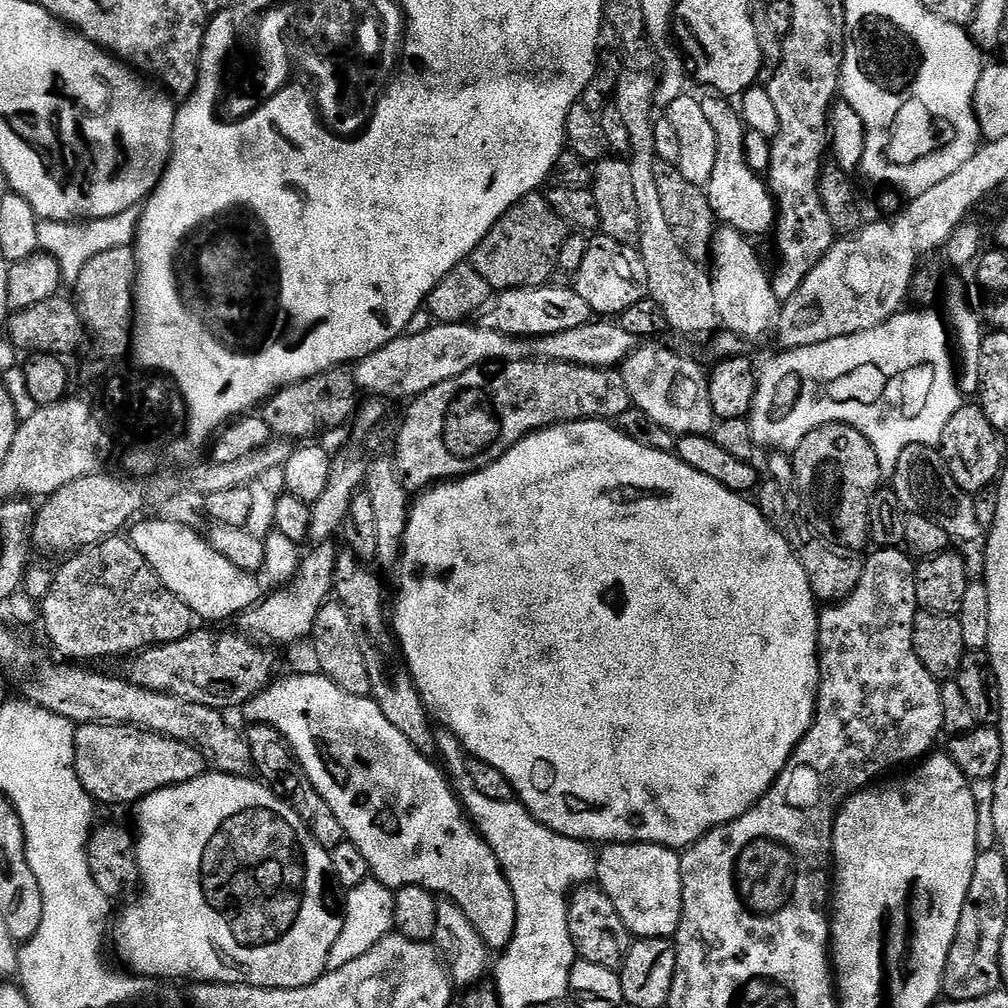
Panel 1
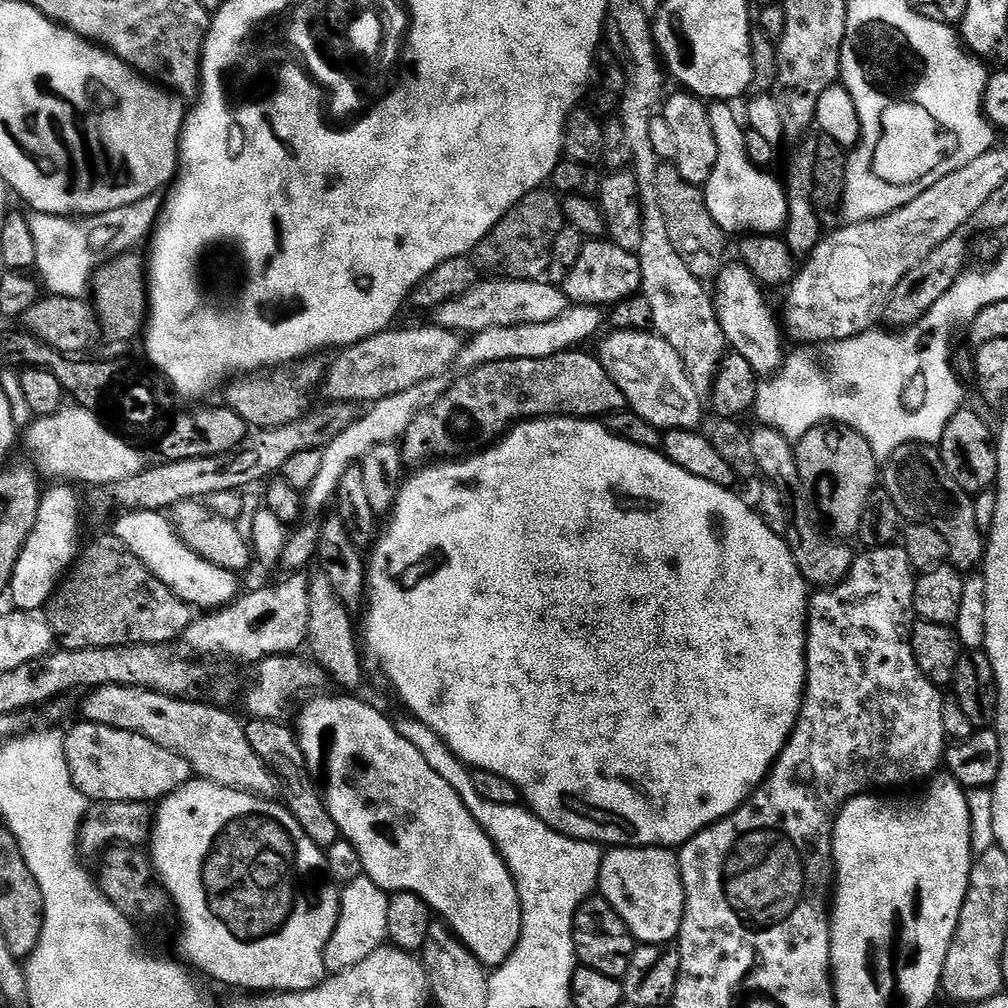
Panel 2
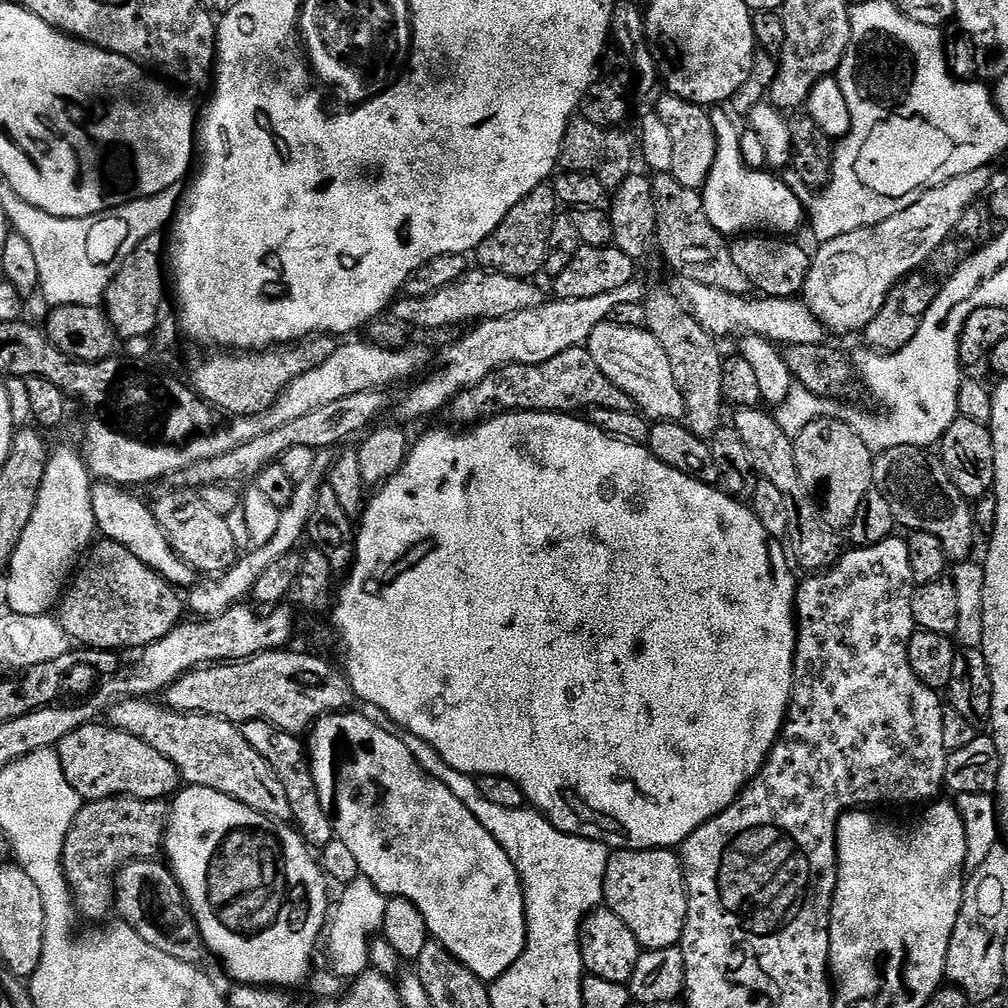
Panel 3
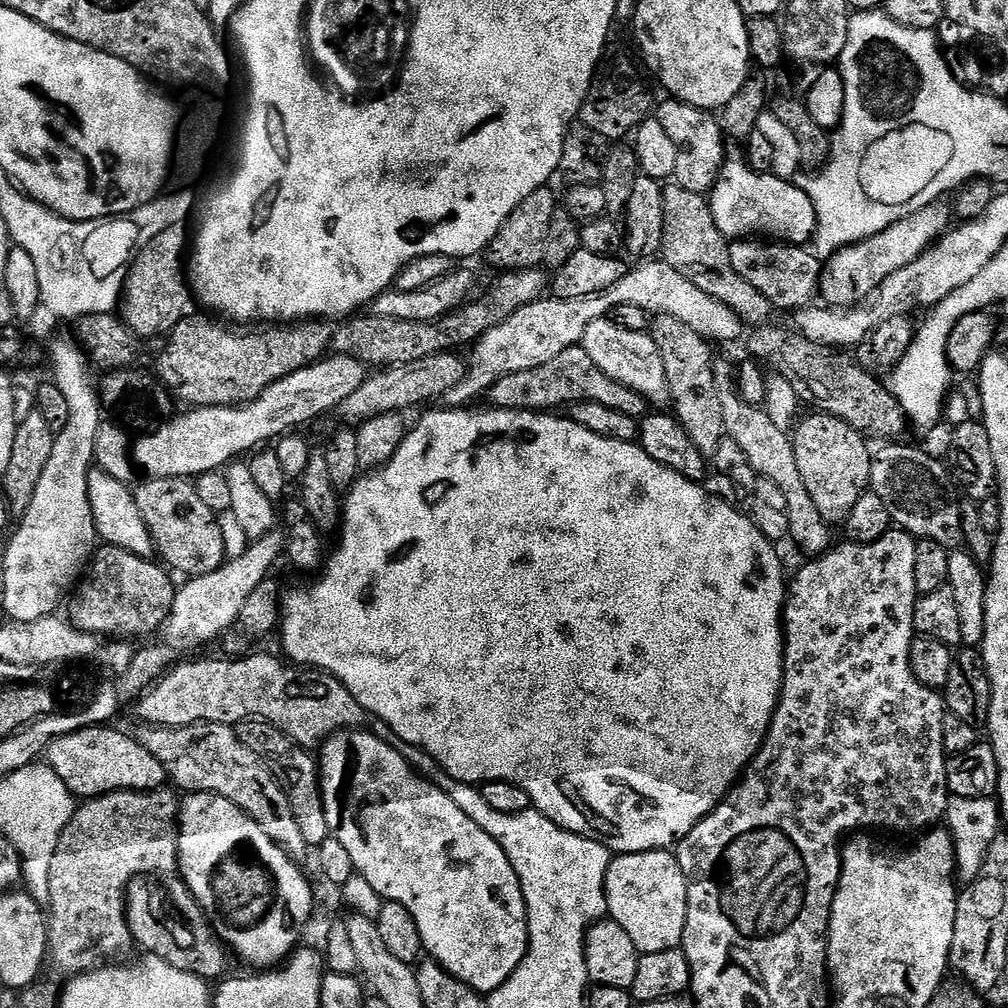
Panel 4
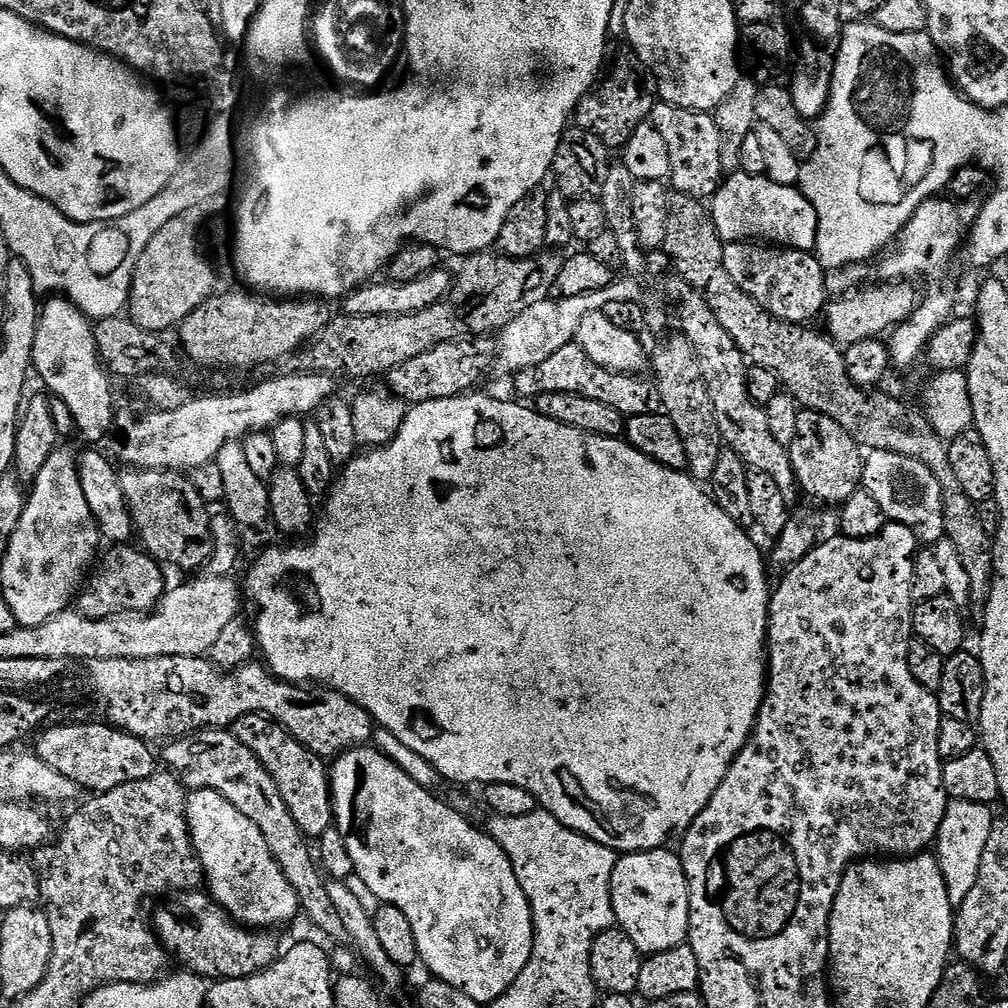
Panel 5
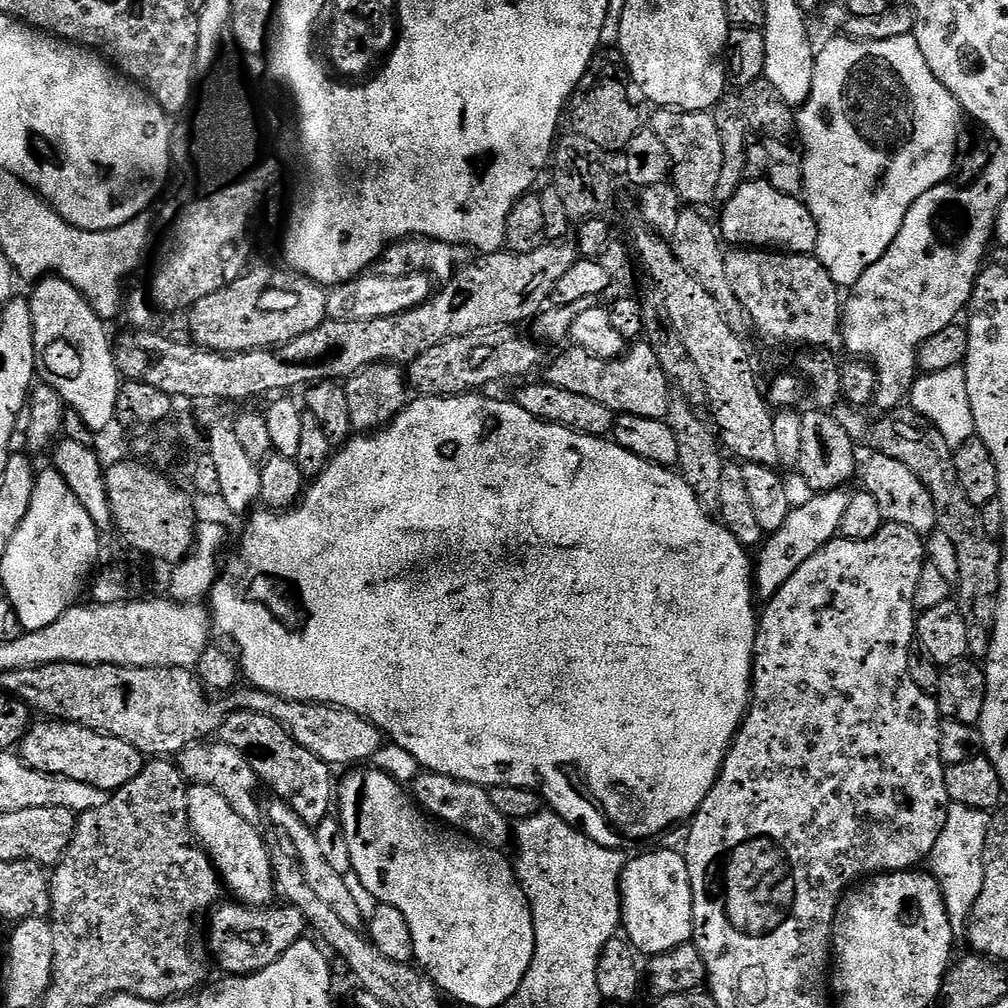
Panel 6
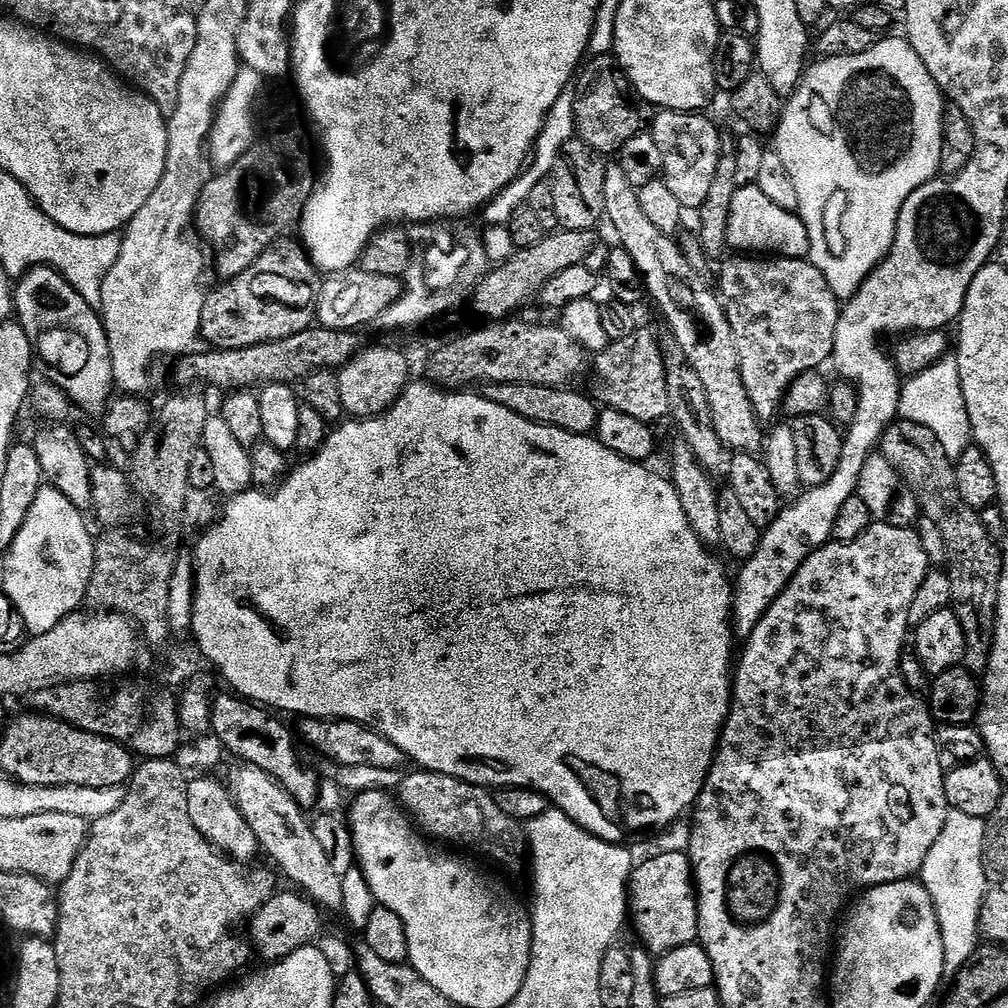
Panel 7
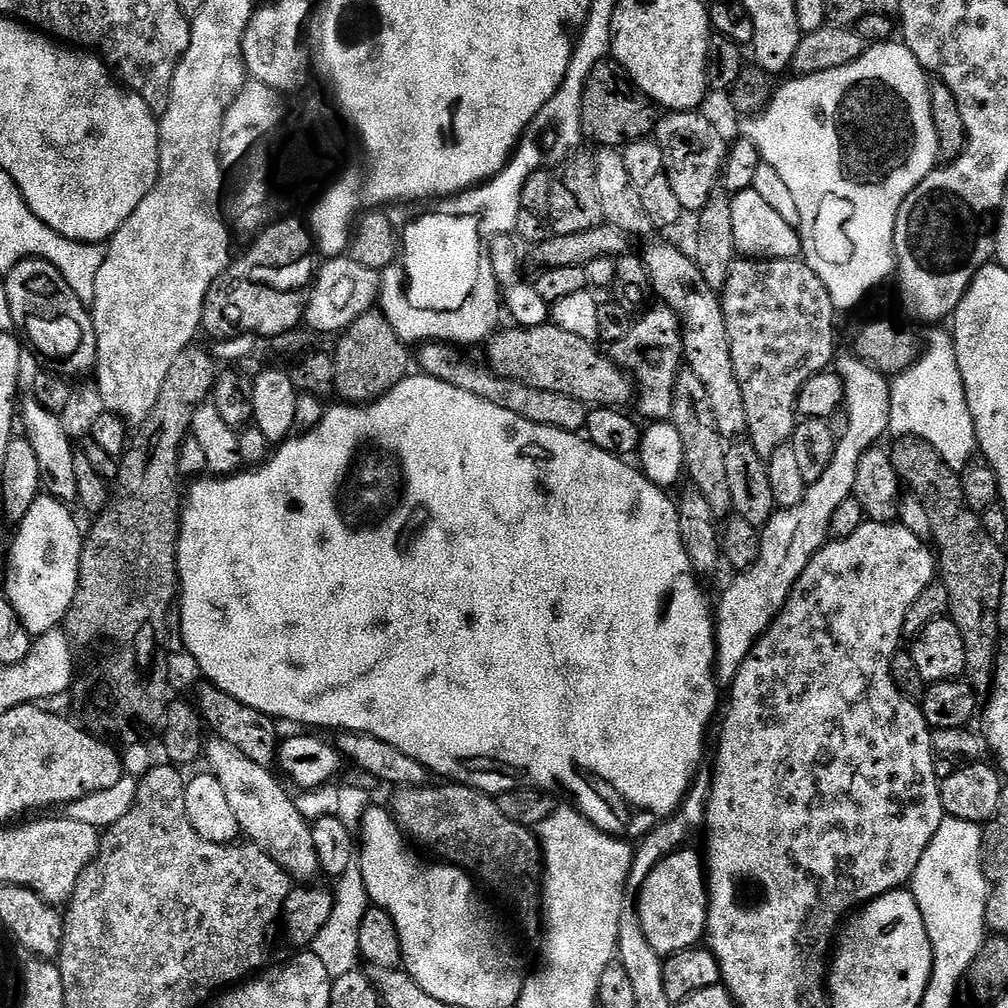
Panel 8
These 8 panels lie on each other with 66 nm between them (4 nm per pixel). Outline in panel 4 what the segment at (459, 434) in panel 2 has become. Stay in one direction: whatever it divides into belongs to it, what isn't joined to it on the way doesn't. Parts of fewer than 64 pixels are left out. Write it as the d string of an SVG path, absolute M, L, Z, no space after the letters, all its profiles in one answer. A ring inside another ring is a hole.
M583 346L562 350L562 354L558 354L558 358L554 358L542 366L534 366L534 370L518 370L514 374L506 374L506 378L494 382L494 386L486 396L487 399L492 399L489 401L495 407L515 408L517 410L560 410L563 404L571 406L589 400L590 402L602 402L602 406L610 406L610 410L622 410L622 414L630 414L637 418L643 418L650 412L648 400L642 394L638 394L634 390L628 389L621 382L616 382L614 379L607 377L590 360L590 354L586 354Z

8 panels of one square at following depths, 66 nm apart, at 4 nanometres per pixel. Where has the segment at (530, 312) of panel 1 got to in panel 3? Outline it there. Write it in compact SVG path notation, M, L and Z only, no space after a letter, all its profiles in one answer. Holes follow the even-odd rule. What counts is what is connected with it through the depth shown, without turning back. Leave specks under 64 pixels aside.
M469 270L460 280L455 280L450 286L426 298L404 296L397 299L390 312L397 324L403 324L409 329L425 328L428 332L436 332L439 328L452 328L455 324L472 326L482 320L513 316L524 310L538 308L545 300L543 290L531 279L519 280L497 272Z

